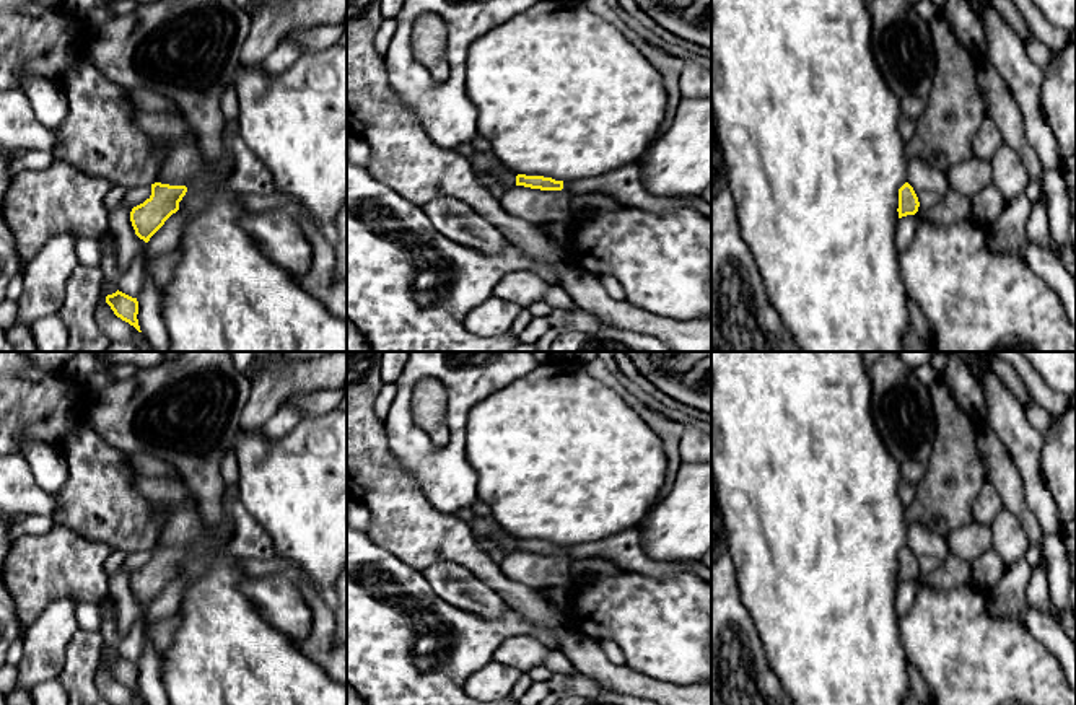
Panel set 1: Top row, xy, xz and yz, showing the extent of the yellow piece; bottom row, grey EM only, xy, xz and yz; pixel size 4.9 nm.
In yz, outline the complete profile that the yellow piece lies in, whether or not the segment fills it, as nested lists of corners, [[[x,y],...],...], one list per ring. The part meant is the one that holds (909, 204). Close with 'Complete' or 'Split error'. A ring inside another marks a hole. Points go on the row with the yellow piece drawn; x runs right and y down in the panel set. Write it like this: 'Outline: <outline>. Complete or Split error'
Outline: [[[905,182],[900,189],[899,189],[899,218],[907,217],[907,215],[915,215],[918,212],[920,202],[918,197],[913,190],[913,187]]]. Complete

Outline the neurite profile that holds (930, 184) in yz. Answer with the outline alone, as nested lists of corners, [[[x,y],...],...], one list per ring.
[[[925,160],[908,161],[907,182],[913,187],[918,197],[918,210],[936,207],[949,190],[946,173],[936,169]]]

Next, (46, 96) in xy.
[[[29,77],[23,81],[23,91],[37,120],[49,130],[57,130],[68,114],[68,101],[60,85],[54,80]]]

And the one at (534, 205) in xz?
[[[514,186],[500,199],[503,210],[513,217],[544,225],[573,218],[570,200],[571,192],[540,190],[524,186]]]

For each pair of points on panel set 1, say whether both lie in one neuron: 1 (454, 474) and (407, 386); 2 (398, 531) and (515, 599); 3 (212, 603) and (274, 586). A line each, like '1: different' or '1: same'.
1: same
2: same
3: different

